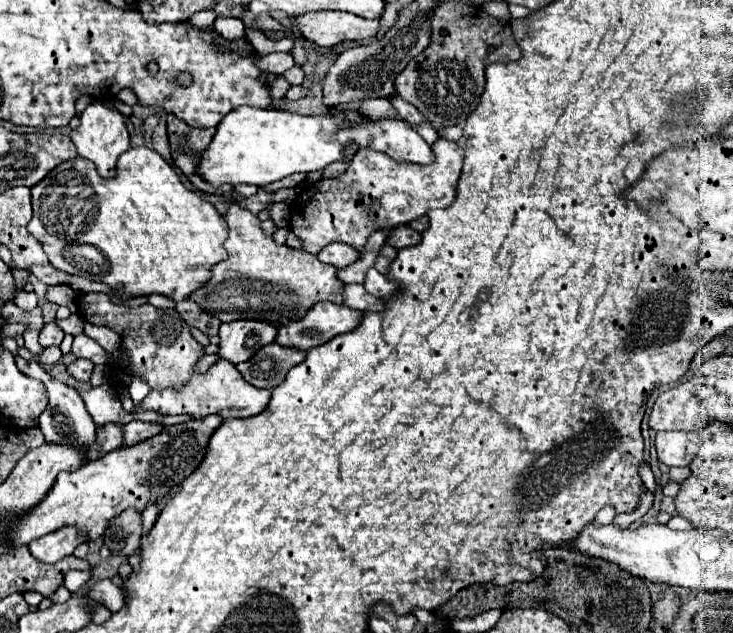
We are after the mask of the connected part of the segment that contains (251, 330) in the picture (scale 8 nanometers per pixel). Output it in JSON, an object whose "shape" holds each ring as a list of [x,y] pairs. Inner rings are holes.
{"shape":[[[235,320],[235,322],[221,324],[219,330],[221,342],[219,342],[217,356],[231,364],[247,362],[265,344],[271,344],[275,336],[277,336],[277,328],[269,322]]]}

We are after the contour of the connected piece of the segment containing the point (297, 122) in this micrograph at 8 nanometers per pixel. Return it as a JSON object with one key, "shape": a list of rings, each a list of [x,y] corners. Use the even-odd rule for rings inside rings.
{"shape":[[[239,106],[235,110],[231,110],[219,124],[217,124],[217,132],[213,134],[213,140],[209,144],[207,150],[203,150],[203,156],[199,156],[199,168],[197,174],[213,184],[215,188],[229,184],[229,186],[237,186],[237,184],[253,184],[253,186],[267,186],[275,180],[281,180],[285,176],[291,176],[295,172],[315,172],[315,170],[323,170],[325,166],[329,166],[331,162],[343,160],[343,146],[349,142],[359,144],[361,148],[369,146],[375,148],[379,152],[385,152],[387,156],[391,156],[395,162],[399,164],[429,164],[433,162],[433,152],[429,148],[429,144],[425,144],[425,140],[421,140],[421,136],[417,134],[417,130],[413,126],[409,126],[407,122],[397,122],[397,120],[377,120],[371,122],[369,118],[363,118],[359,112],[341,112],[341,114],[333,114],[335,110],[329,110],[327,116],[301,116],[297,112],[289,112],[289,110],[263,110],[263,108],[253,108],[253,106]]]}

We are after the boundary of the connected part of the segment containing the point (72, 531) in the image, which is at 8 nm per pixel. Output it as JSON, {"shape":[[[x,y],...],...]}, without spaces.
{"shape":[[[63,526],[57,532],[51,532],[51,534],[45,534],[37,540],[33,540],[29,544],[29,550],[37,560],[53,564],[53,562],[59,562],[61,558],[73,554],[73,550],[83,542],[87,542],[87,536],[81,534],[75,526]]]}

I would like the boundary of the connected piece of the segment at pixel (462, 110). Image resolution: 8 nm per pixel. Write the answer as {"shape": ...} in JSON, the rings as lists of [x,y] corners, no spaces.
{"shape":[[[443,2],[431,16],[431,44],[421,56],[409,62],[397,76],[397,94],[411,102],[427,120],[441,126],[463,126],[479,106],[485,90],[485,68],[491,62],[515,62],[521,50],[513,38],[509,22],[489,16],[483,8],[467,2]]]}

